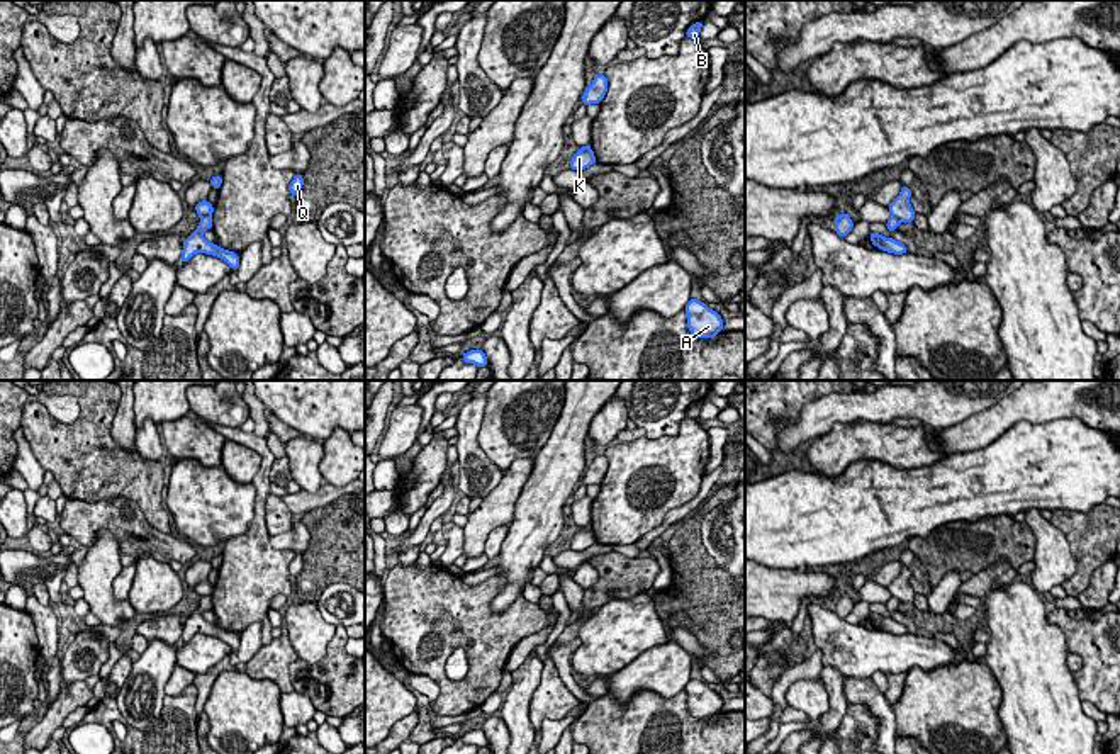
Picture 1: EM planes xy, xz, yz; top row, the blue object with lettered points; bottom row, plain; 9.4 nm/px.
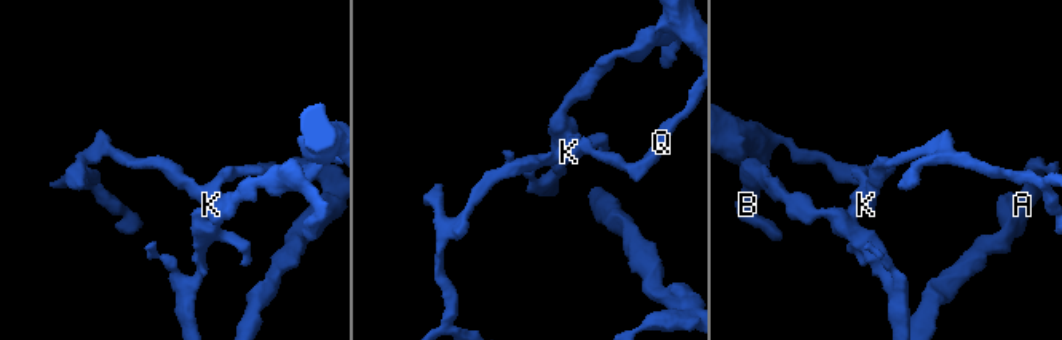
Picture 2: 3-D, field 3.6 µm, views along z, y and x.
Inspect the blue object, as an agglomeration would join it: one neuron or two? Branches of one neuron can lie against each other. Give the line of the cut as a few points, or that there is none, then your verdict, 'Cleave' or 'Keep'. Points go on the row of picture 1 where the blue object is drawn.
Split along xy (209, 214), (201, 218). Cleave

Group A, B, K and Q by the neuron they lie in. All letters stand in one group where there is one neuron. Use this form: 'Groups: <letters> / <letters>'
Groups: A B / K Q

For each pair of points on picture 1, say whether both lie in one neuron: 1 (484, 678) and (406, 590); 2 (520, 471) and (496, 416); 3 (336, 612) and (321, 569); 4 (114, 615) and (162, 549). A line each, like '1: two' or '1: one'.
1: one
2: two
3: two
4: two

